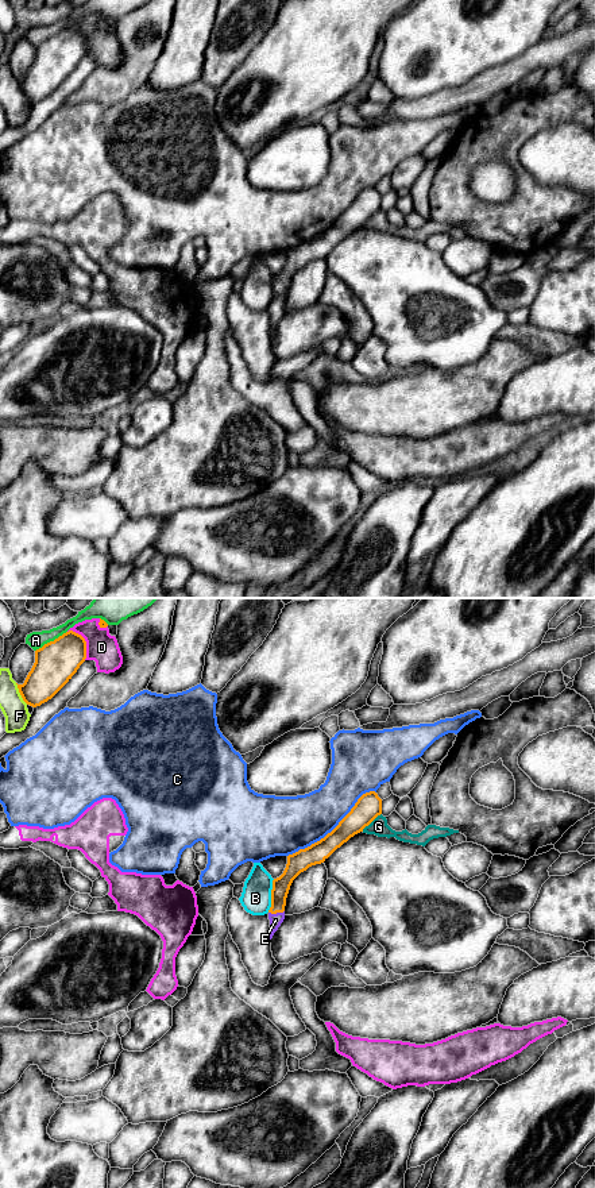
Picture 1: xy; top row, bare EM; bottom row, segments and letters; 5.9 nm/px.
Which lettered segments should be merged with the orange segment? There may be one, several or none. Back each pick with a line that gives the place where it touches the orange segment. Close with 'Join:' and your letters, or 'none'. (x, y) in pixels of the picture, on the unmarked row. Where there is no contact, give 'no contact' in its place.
E: meets orange in xy at (275, 308)
Join: E

